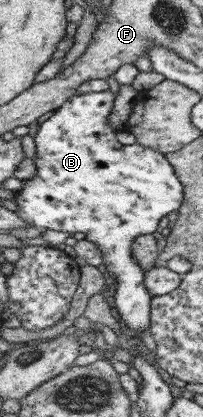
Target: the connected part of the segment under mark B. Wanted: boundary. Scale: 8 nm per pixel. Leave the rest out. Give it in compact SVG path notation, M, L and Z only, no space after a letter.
M110 89L86 94L72 95L58 107L55 114L44 121L35 136L36 176L25 180L24 188L16 192L16 215L28 225L40 230L51 229L70 233L81 232L102 253L102 261L109 274L114 276L117 286L114 295L116 310L126 328L134 334L142 334L150 327L151 298L145 287L145 271L132 258L132 243L138 237L157 231L162 218L178 211L184 200L184 188L178 181L173 166L164 154L148 151L133 145L121 144L116 139L117 131L107 121L115 103L115 94Z

